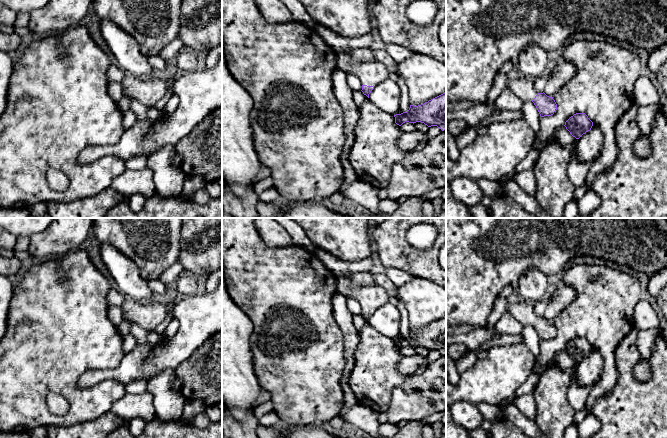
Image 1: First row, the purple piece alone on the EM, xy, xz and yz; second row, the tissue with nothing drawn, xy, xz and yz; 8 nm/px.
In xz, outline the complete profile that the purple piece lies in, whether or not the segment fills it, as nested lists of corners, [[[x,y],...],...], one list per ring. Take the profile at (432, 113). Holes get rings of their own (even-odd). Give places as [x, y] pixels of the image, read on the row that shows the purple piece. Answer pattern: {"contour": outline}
{"contour": [[[446,92],[424,104],[410,105],[407,112],[396,114],[394,117],[395,123],[399,126],[405,122],[421,122],[428,127],[437,126],[444,131],[446,130]]]}

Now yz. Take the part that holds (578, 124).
{"contour": [[[576,113],[565,122],[564,126],[573,137],[579,139],[583,134],[591,130],[593,122],[585,113]]]}

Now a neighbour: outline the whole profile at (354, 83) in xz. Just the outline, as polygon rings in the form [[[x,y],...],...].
[[[347,75],[347,83],[350,89],[354,91],[361,91],[362,90],[362,84],[360,79],[355,75]]]

